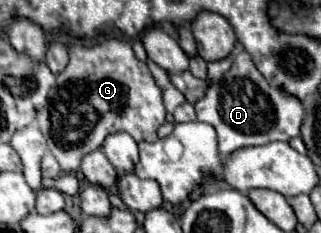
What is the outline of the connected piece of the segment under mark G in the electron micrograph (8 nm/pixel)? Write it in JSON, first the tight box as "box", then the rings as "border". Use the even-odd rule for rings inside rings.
{"box":[37,39,167,173],"border":[[[107,39],[93,47],[83,47],[83,45],[69,47],[69,65],[63,73],[57,75],[57,85],[49,91],[49,105],[39,111],[37,125],[45,135],[49,151],[59,161],[61,169],[71,173],[79,171],[79,161],[83,161],[87,153],[101,149],[105,137],[111,133],[127,131],[137,143],[155,141],[157,129],[165,123],[165,115],[167,111],[163,107],[161,89],[155,85],[147,65],[135,57],[131,43],[119,39]]]}

